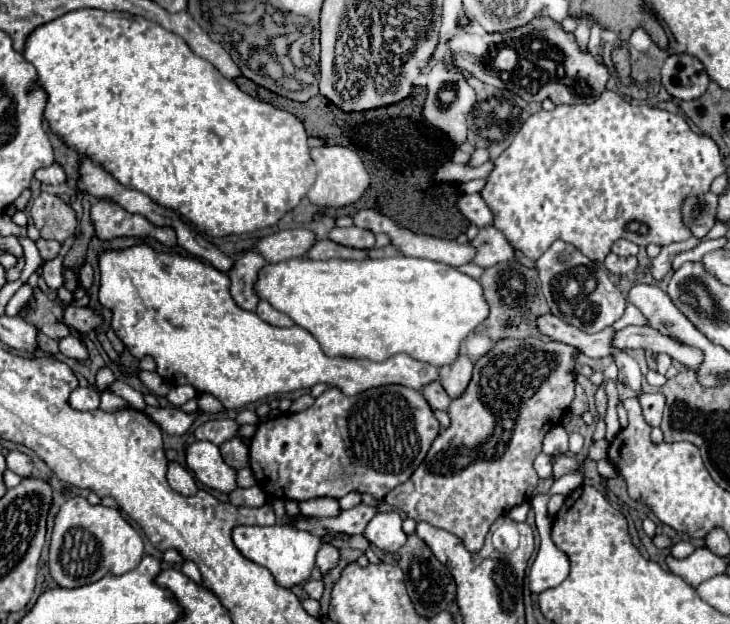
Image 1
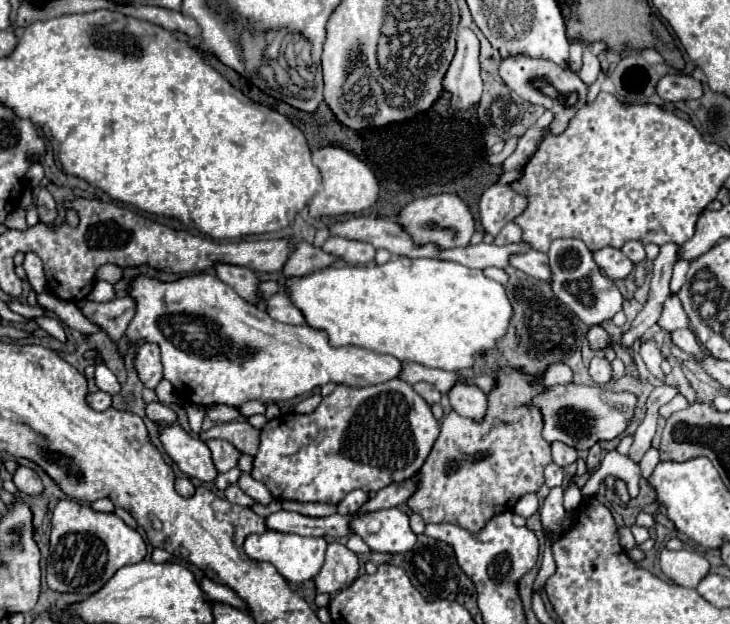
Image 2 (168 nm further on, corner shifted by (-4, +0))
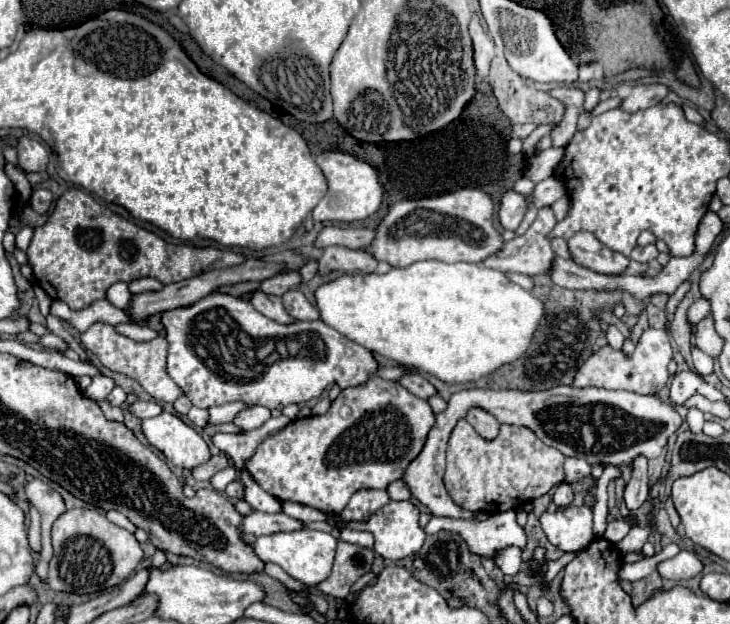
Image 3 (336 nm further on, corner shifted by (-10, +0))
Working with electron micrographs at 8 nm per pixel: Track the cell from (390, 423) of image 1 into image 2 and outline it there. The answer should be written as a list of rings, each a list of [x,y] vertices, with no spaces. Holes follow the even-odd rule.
[[[400,378],[366,388],[348,388],[338,384],[330,396],[322,398],[320,406],[312,414],[290,412],[266,422],[258,454],[254,456],[252,478],[264,482],[276,500],[338,504],[356,488],[364,492],[378,492],[388,484],[410,480],[420,472],[438,432],[440,424],[432,416],[426,400],[416,396],[412,386]]]

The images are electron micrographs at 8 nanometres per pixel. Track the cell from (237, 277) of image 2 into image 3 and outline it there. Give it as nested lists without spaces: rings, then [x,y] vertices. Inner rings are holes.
[[[256,292],[252,296],[252,306],[260,314],[264,314],[266,318],[270,318],[270,320],[274,320],[278,324],[292,324],[294,322],[294,318],[284,310],[282,298],[278,298],[278,296],[266,296],[262,292]]]

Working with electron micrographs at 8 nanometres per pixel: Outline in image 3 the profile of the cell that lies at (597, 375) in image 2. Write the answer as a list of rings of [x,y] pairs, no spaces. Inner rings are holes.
[[[684,282],[672,296],[669,296],[665,310],[667,316],[665,327],[647,329],[642,334],[642,340],[636,344],[636,350],[632,356],[626,356],[622,350],[602,346],[598,352],[594,352],[586,360],[586,364],[582,364],[582,368],[578,368],[578,372],[574,376],[574,386],[576,388],[596,386],[596,388],[608,388],[608,390],[628,390],[628,392],[638,392],[638,394],[658,394],[670,378],[668,362],[672,360],[672,348],[670,348],[670,340],[668,340],[668,330],[672,324],[676,306],[684,298],[688,288],[690,288],[690,282]]]

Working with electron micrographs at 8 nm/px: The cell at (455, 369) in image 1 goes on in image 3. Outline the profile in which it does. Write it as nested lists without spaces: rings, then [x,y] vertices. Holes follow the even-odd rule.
[[[470,408],[466,420],[474,426],[474,430],[484,438],[484,440],[494,440],[498,436],[500,424],[494,416],[490,416],[486,410],[482,408]]]

